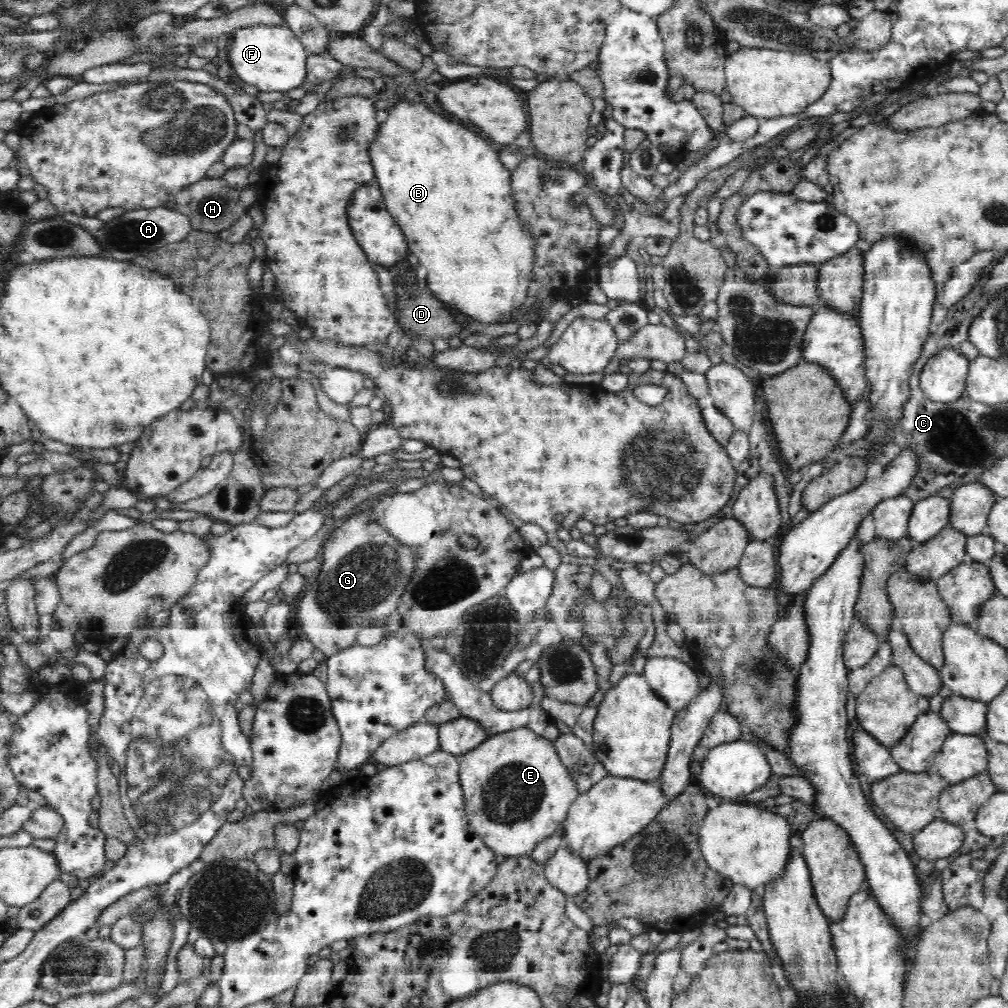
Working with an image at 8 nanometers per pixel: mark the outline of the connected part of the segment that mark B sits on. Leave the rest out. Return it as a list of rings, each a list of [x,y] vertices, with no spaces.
[[[403,100],[393,104],[387,110],[387,114],[386,121],[379,124],[378,135],[375,136],[375,142],[370,148],[371,165],[375,172],[374,182],[382,192],[388,213],[404,233],[409,253],[414,254],[418,258],[419,265],[424,266],[428,272],[426,275],[428,290],[437,299],[454,306],[454,310],[458,308],[460,312],[468,314],[476,322],[488,325],[494,325],[496,322],[510,322],[510,312],[514,310],[516,304],[520,306],[522,302],[526,302],[524,300],[526,290],[530,290],[528,284],[532,282],[532,269],[536,262],[536,238],[531,236],[533,223],[521,216],[518,210],[515,194],[512,191],[512,174],[499,159],[499,148],[492,148],[493,145],[488,142],[488,139],[484,139],[483,136],[456,121],[430,111],[430,108],[422,103]]]

